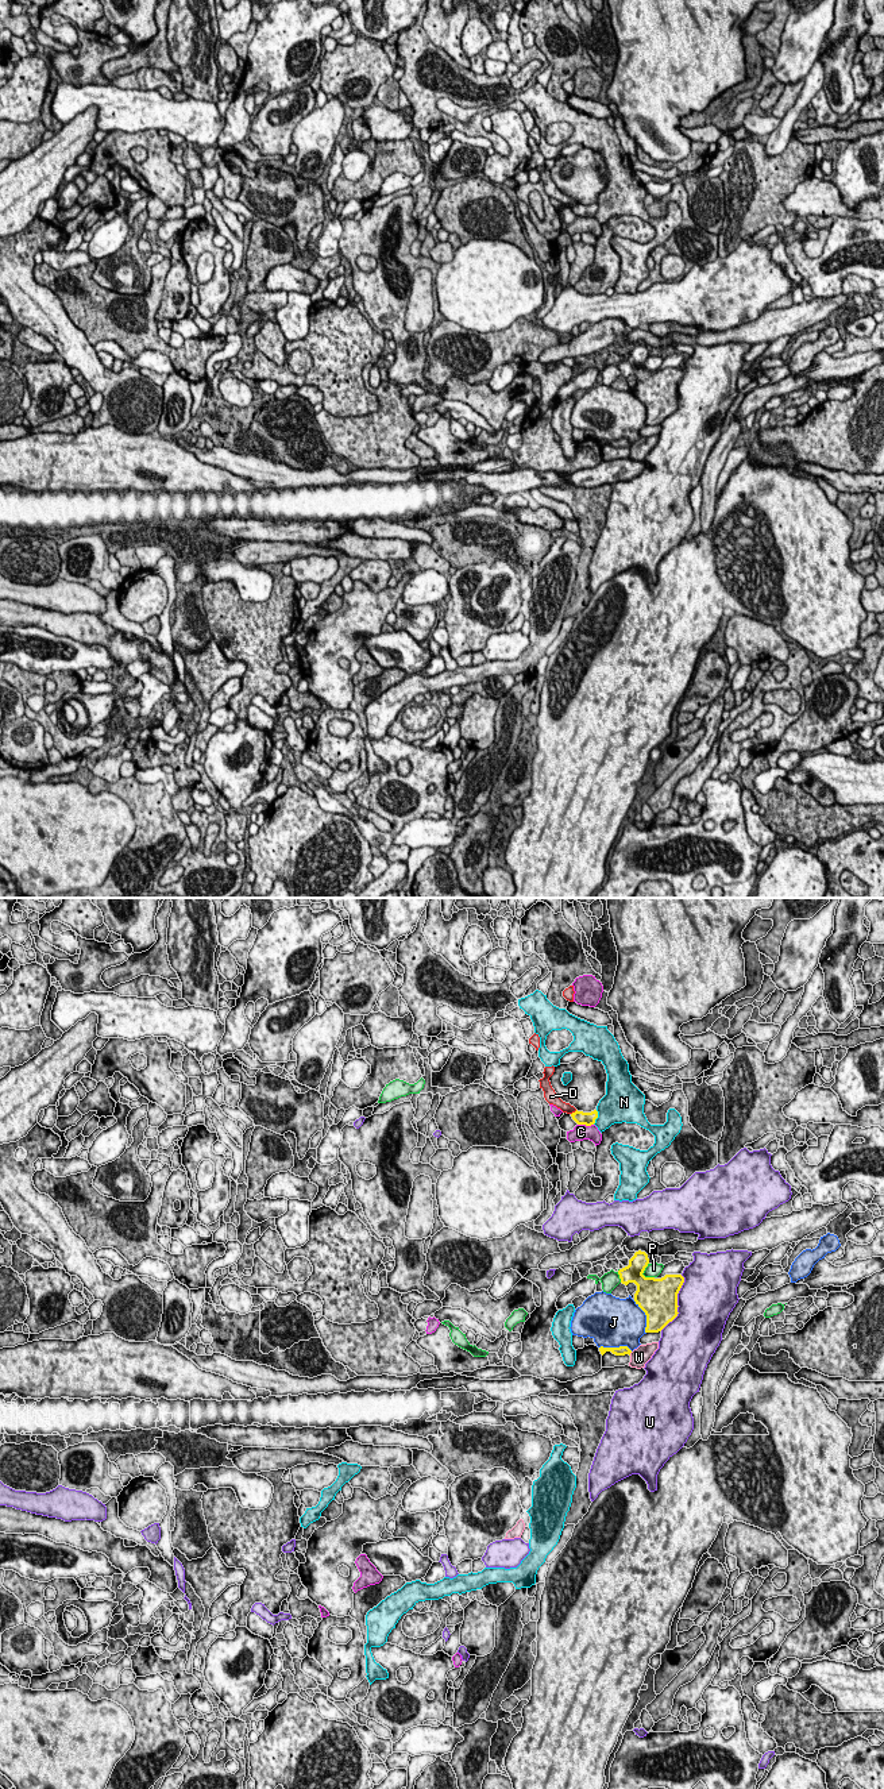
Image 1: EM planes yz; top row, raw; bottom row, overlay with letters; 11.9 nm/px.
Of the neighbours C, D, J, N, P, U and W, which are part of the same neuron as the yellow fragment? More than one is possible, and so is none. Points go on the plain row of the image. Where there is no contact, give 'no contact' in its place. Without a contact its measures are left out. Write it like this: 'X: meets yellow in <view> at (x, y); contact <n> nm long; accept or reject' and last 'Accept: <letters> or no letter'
C: meets yellow in yz at (586, 218); contact 190 nm long; reject
D: meets yellow in yz at (575, 204); contact 100 nm long; reject
J: meets yellow in yz at (647, 409); contact 420 nm long; reject
N: meets yellow in yz at (597, 209); contact 180 nm long; reject
P: meets yellow in yz at (643, 365); contact 200 nm long; reject
U: meets yellow in yz at (676, 396); contact 700 nm long; reject
W: meets yellow in yz at (630, 444); contact 60 nm long; reject
Accept: no letter

